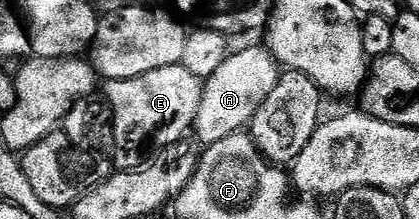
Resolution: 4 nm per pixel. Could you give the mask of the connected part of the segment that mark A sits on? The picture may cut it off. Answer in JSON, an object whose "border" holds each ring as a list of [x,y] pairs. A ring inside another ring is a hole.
{"border":[[[247,47],[236,55],[235,52],[228,54],[221,69],[217,69],[217,73],[203,83],[203,96],[193,128],[194,138],[200,144],[210,145],[242,132],[277,85],[281,74],[280,64],[275,62],[270,51],[259,47]]]}

